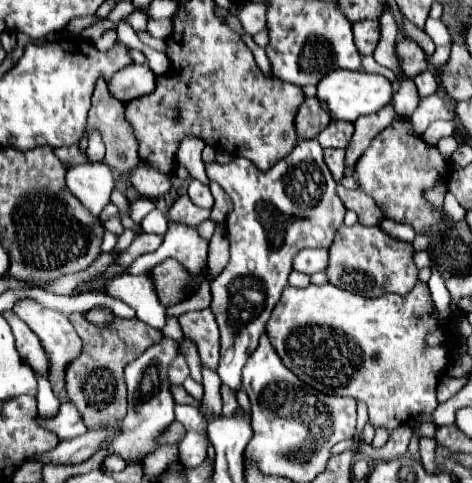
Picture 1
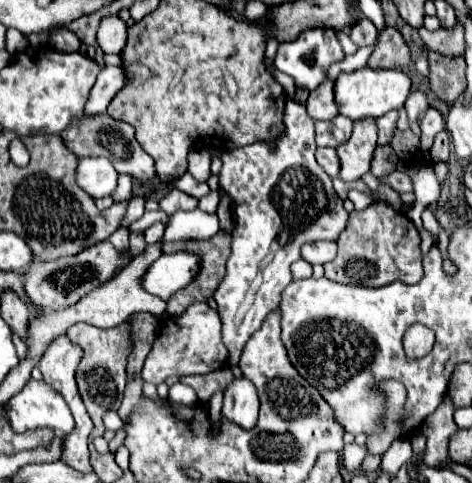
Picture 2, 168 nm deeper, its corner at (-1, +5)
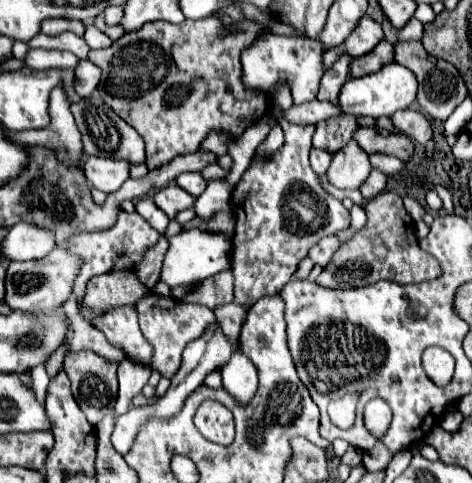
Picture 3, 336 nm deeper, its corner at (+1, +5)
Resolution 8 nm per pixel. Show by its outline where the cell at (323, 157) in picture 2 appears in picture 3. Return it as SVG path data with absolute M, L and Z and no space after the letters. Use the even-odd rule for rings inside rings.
M318 148L310 150L310 164L316 170L316 174L324 176L326 170L330 168L330 162L332 162L332 154L328 154L326 150L318 150Z

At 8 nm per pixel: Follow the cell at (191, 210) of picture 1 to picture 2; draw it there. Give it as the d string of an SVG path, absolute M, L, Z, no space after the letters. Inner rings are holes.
M172 188L162 200L160 200L160 210L166 214L174 214L176 210L194 210L198 206L198 200L194 196L188 196L180 192L178 188Z

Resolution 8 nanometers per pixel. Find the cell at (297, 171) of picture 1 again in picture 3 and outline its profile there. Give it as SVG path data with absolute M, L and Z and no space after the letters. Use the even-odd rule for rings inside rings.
M276 104L274 116L282 124L284 144L268 158L256 156L232 192L232 214L236 216L236 232L232 238L232 260L230 260L234 274L234 304L240 304L244 310L250 310L252 304L262 296L278 296L284 284L296 272L298 262L308 254L308 250L320 238L346 230L350 224L350 212L344 208L340 200L336 200L322 188L320 176L312 170L308 162L308 152L312 148L312 136L316 128L310 124L302 126L282 120L280 112L276 110Z

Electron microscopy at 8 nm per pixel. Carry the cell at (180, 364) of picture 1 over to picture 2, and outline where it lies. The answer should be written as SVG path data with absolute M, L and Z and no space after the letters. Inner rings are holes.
M206 302L190 304L180 316L170 316L162 320L158 336L152 350L144 362L142 378L152 384L164 382L168 376L188 376L188 374L208 374L220 370L228 360L228 350L222 342L222 324L216 310Z

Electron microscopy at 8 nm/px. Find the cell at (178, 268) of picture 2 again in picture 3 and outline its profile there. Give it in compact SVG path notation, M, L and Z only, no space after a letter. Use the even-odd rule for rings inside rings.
M194 228L170 238L170 246L162 262L160 282L166 282L170 288L192 286L196 282L202 282L214 276L216 272L228 266L230 266L230 240L226 240L226 236L218 236L218 234L210 234L210 232Z

